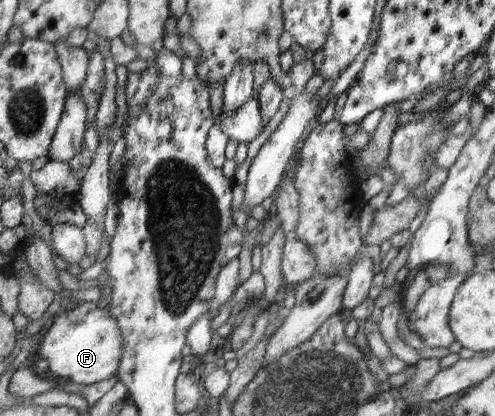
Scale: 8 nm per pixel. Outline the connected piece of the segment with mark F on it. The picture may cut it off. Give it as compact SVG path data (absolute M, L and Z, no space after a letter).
M80 303L76 308L54 317L43 331L40 356L48 362L49 376L81 385L98 384L117 376L125 345L116 319L100 303Z

